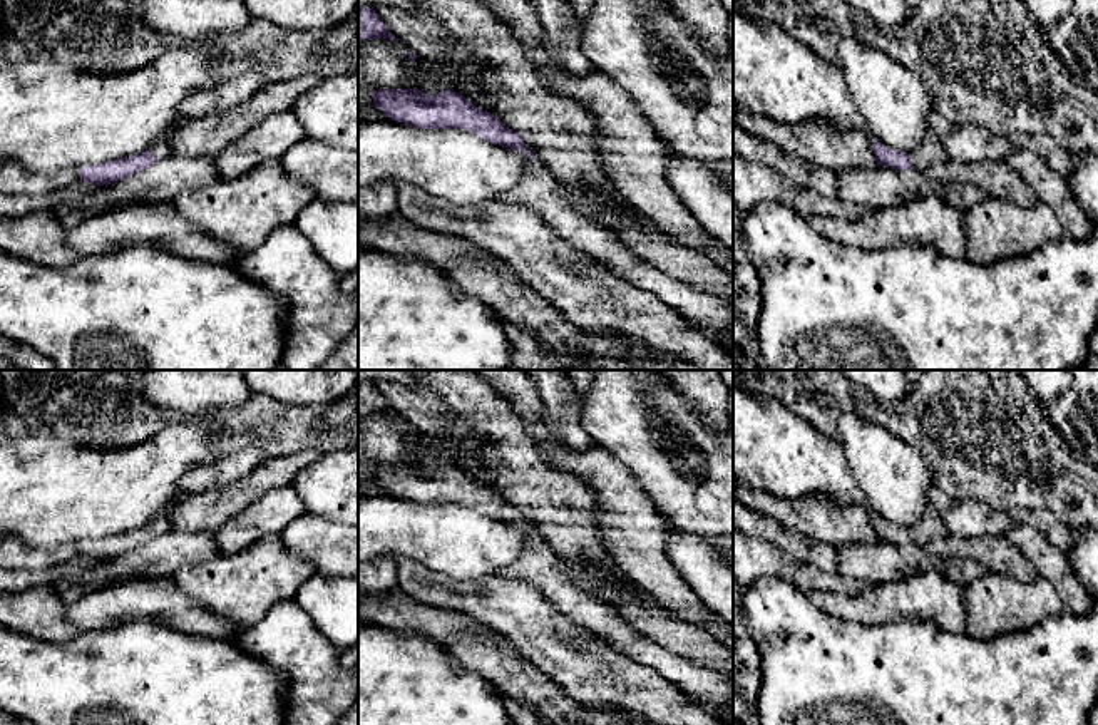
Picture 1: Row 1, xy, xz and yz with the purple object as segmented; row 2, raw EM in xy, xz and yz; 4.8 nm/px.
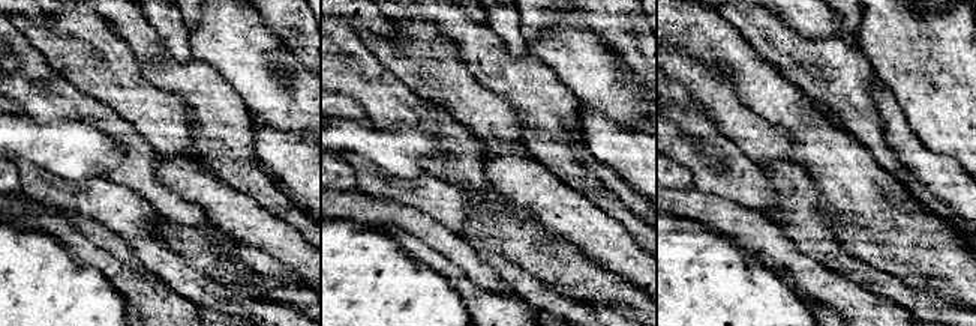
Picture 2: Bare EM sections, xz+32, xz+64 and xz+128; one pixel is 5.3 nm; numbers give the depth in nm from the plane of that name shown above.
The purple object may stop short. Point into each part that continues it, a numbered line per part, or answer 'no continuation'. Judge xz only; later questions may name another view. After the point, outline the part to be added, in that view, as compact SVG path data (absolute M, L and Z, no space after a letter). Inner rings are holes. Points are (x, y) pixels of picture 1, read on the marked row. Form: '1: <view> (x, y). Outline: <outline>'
1: xz (538, 190). Outline: M539 157L529 161L519 183L497 199L532 209L557 236L608 266L616 276L653 293L686 320L720 330L726 342L733 342L730 306L638 260L611 229L566 199L561 183Z

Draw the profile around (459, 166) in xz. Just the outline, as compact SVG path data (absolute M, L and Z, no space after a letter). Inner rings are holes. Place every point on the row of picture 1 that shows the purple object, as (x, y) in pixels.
M358 122L358 188L403 181L457 206L497 199L519 183L529 157L460 129Z

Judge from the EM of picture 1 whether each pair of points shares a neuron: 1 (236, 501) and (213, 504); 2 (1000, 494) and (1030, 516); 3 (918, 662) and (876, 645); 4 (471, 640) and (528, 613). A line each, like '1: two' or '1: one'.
1: one
2: two
3: one
4: two

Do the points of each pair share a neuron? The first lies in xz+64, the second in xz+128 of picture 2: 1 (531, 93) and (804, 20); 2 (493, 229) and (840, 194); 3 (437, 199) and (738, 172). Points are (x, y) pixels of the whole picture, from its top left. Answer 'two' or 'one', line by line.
1: two
2: two
3: one

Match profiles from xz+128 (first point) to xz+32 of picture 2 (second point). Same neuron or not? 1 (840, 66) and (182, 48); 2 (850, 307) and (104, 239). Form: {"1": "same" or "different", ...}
{"1": "different", "2": "same"}

